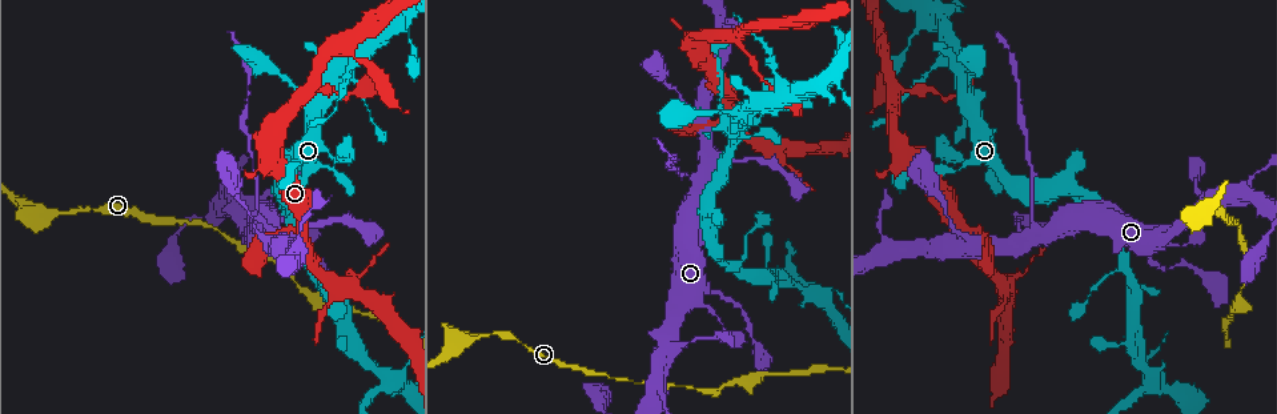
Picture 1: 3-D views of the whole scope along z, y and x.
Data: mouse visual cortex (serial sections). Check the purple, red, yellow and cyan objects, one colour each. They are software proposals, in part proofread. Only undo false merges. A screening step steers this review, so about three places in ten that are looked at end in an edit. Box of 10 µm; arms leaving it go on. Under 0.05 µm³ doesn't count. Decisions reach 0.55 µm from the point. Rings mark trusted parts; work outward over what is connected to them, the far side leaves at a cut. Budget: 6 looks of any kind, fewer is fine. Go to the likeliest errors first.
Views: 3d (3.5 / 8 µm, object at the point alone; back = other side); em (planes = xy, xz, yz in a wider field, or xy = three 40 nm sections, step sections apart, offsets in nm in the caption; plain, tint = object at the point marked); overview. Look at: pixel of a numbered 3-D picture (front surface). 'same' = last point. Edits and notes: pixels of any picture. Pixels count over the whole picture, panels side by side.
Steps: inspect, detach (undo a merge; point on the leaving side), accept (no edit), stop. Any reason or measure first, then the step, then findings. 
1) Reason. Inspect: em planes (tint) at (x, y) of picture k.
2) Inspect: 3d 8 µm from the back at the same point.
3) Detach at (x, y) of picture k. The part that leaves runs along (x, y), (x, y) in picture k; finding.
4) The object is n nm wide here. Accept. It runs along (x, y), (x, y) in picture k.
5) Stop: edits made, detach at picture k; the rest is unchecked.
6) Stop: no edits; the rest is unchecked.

Thin neck. Inspect: 3d 3.5 µm at (1034, 207) of picture 1.

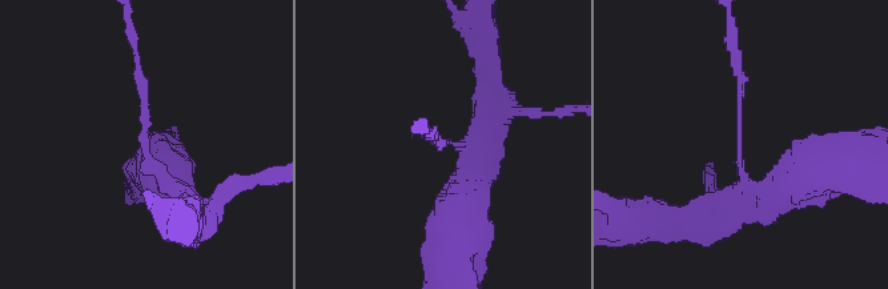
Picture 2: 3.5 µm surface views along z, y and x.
The arms are 100, 400 nm wide; need the tissue. Inspect: em xy step 3 (tint) at (148, 149) of picture 2.

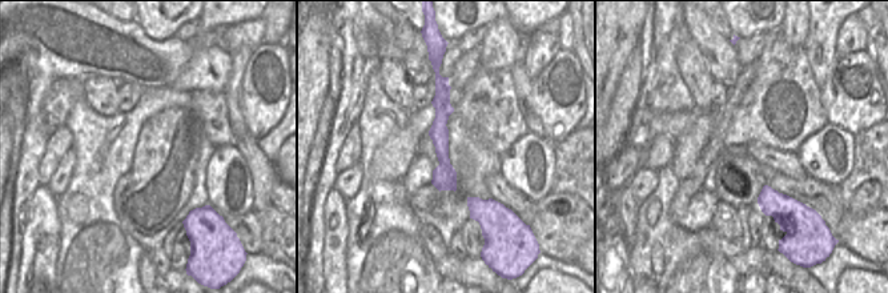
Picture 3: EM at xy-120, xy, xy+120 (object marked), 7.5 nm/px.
Detach at (145, 113) of picture 2. The part that leaves runs along (155, 171), (135, 40) in picture 2; a second cell is stuck on.

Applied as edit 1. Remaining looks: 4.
Side arm on a straight run. Inspect: 3d 3.5 µm at (739, 267) of picture 1.

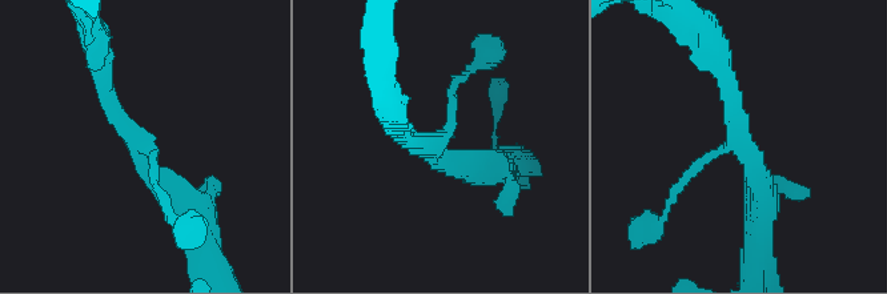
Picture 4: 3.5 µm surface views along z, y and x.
3 arms meet here; the arms are 150, 200, 300 nm wide; need the tissue. Inspect: em xy step 1 (tint) at (740, 142) of picture 4.

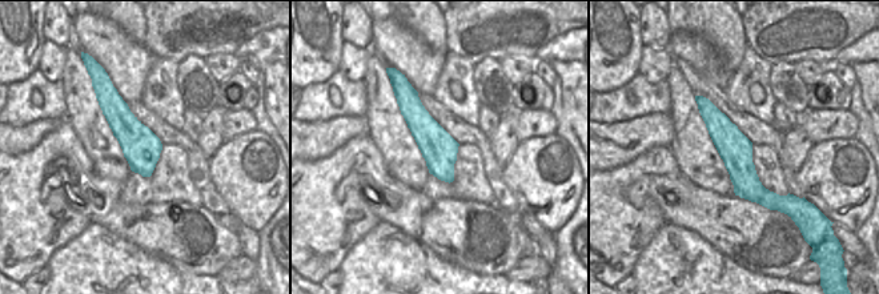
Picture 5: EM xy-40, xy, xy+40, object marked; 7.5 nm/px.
Cut it another way. Inspect: em xy step 3 (tint) at the same point.

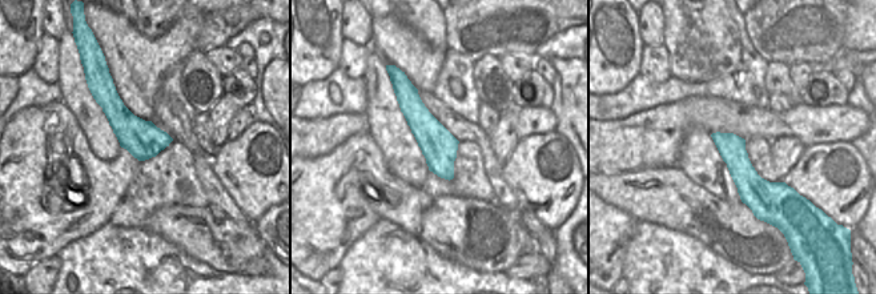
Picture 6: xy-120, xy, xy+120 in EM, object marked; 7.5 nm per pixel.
Accept. It runs along (398, 91), (439, 146), (449, 176) in picture 6; one cell here.

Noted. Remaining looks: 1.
Stop: edits made, detach at picture 2; the rest is unchecked.

